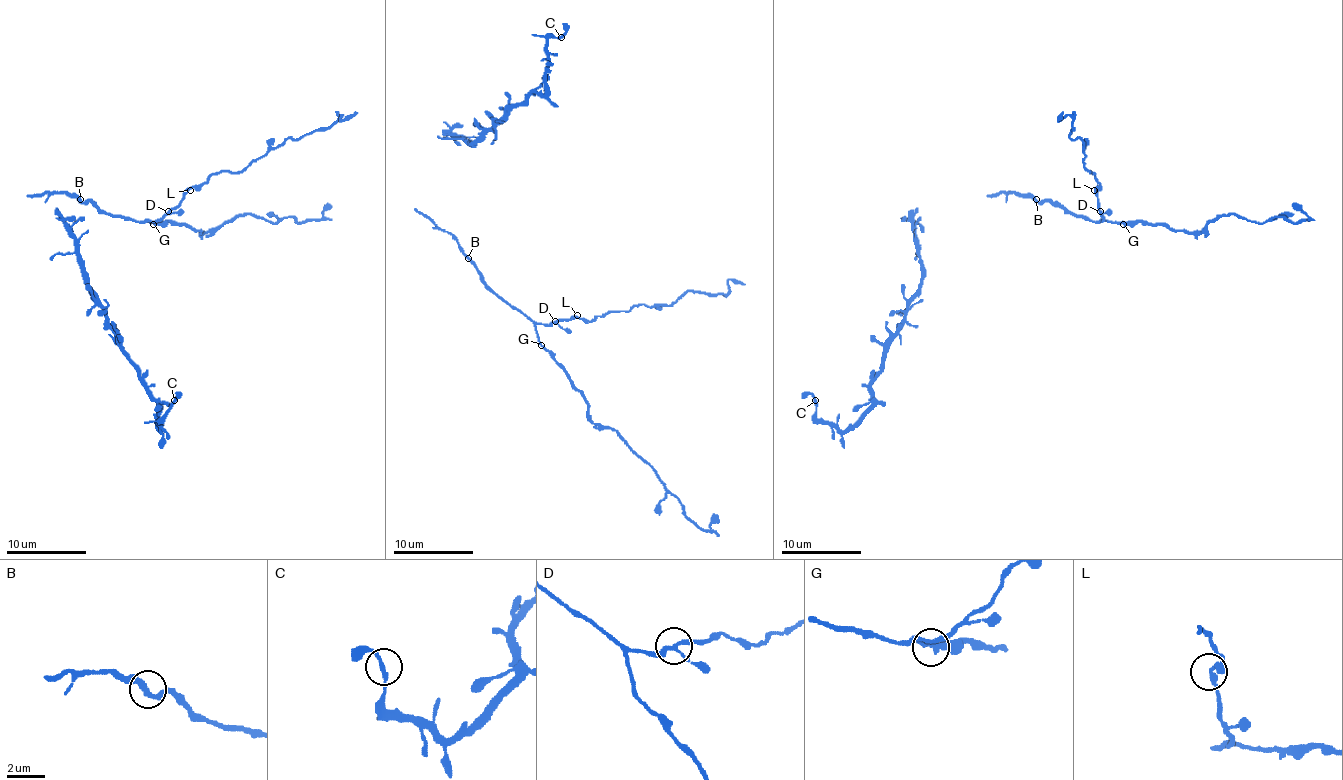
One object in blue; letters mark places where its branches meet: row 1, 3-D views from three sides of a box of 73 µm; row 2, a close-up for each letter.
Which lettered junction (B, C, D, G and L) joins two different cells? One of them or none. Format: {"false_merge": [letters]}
{"false_merge": []}

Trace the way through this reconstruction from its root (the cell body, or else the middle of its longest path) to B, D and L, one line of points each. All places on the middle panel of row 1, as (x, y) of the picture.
B: (442, 230), (452, 236), (468, 258)
D: (442, 230), (452, 236), (460, 252), (478, 270), (480, 280), (488, 287), (533, 321), (555, 321)
L: (442, 230), (452, 236), (460, 252), (478, 270), (480, 280), (533, 321), (555, 323), (577, 315)

